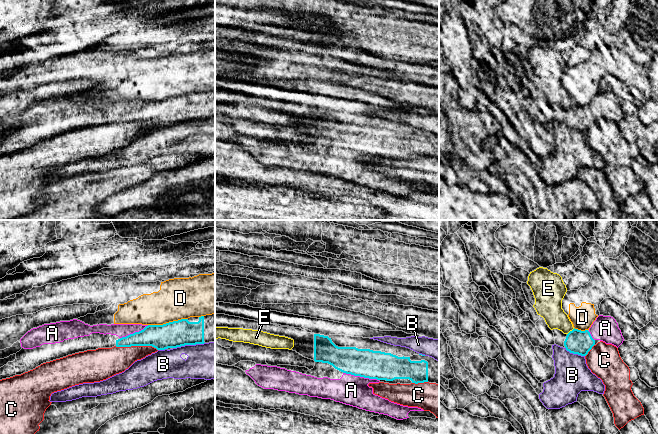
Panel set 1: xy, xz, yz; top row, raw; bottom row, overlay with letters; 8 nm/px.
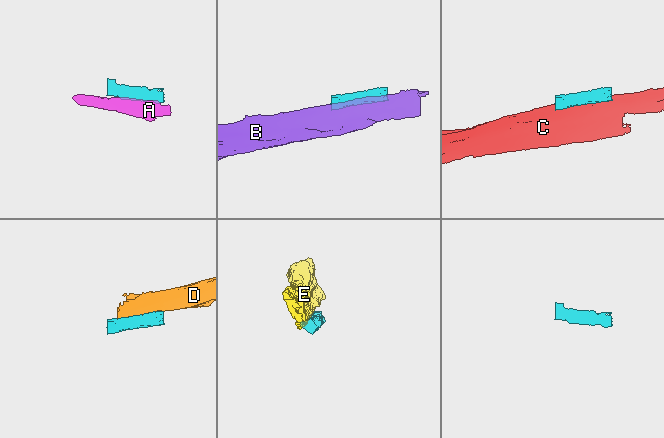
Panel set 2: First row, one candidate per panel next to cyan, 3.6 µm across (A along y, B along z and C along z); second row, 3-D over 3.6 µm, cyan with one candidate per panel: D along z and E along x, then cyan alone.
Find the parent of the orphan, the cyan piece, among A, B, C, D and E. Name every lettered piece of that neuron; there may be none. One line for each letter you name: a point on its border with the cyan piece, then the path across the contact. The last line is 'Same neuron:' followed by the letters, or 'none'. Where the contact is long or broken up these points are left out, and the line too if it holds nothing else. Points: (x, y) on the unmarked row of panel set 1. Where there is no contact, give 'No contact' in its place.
A: Touches cyan at xz (361, 152)
Same neuron: A

